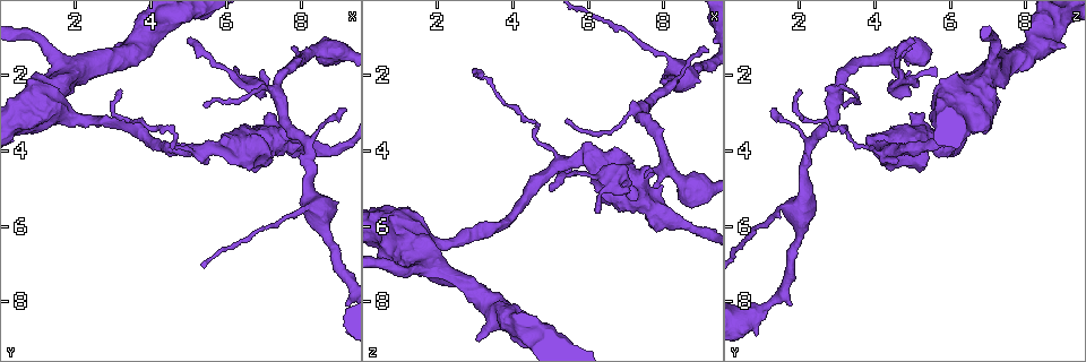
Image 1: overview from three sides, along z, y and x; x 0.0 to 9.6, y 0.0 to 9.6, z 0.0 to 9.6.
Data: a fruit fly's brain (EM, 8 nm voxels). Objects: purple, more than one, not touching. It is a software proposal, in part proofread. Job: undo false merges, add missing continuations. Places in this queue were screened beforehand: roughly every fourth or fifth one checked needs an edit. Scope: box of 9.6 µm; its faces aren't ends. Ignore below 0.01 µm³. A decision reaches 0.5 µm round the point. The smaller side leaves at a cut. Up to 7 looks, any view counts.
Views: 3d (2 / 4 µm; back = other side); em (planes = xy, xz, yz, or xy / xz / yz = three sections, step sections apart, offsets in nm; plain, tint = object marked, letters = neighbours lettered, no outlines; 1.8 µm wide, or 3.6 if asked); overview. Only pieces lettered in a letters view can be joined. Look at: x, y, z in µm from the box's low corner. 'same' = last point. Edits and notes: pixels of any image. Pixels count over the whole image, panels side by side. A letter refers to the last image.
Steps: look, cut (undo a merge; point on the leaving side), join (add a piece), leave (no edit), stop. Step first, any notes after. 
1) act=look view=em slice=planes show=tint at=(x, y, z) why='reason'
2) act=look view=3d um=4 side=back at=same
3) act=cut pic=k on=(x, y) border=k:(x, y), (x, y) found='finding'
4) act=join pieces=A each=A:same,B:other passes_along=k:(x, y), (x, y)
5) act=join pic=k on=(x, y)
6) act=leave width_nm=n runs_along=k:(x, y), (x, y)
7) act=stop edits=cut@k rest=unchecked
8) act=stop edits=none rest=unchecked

act=look view=3d um=4 side=back at=(8.00, 1.50, 4.30) why='sudden change in width'

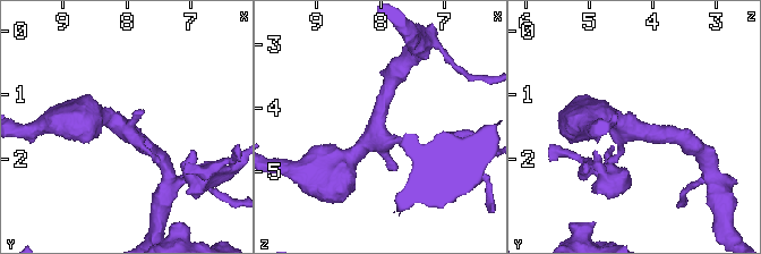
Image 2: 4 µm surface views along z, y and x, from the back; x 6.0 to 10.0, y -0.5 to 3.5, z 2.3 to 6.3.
act=look view=em slice=planes show=tint at=(8.05, 1.55, 4.35) why='shape alone is not enough'

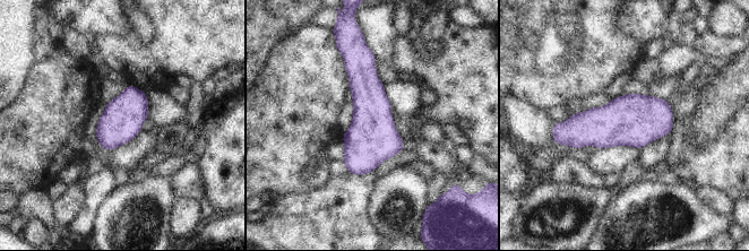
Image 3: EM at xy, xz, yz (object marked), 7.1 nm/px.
act=look view=em slice=planes show=letters at=same why='what lies round it'

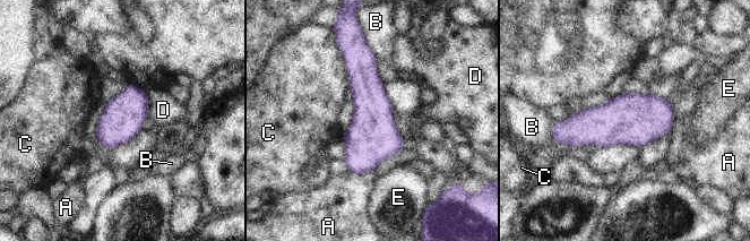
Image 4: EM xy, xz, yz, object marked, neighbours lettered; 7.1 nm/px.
act=leave width_nm=280 each=A:other,B:other,C:other,D:other,E:other border=4:(145, 93), (147, 96), (148, 117) found='all the same neuron'

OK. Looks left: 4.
act=look view=3d um=2 at=(5.00, 1.05, 5.00) why='tapers out'

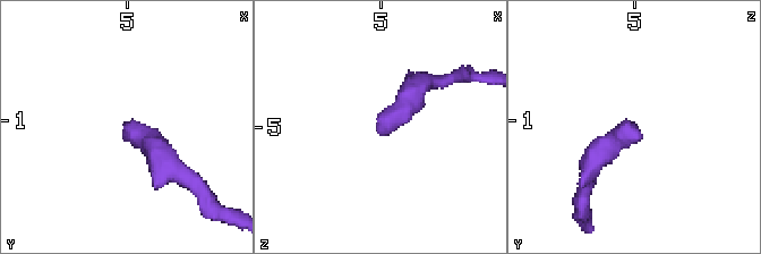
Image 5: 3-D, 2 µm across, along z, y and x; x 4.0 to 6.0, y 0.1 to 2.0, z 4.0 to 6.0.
act=look view=em slice=xy step=8 show=letters at=(4.96, 1.04, 4.98) why='now the EM'

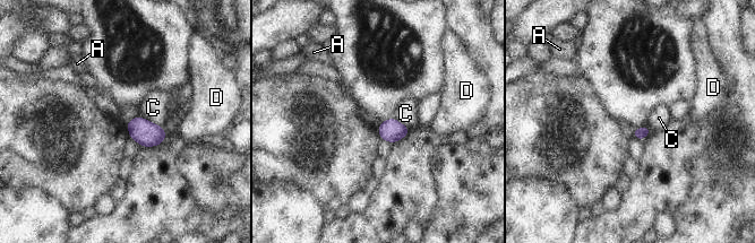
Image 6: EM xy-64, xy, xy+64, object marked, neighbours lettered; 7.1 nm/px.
act=look view=em slice=planes show=letters at=same why='cut it another way'

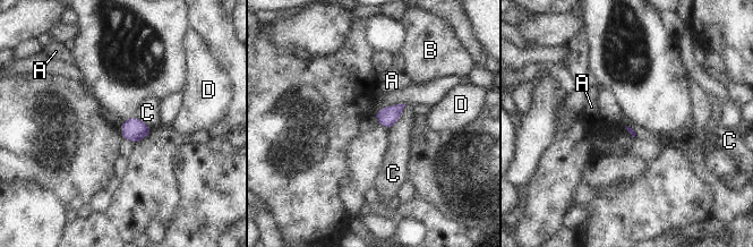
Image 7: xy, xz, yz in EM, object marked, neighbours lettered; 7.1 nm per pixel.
act=leave each=A:other,B:other,C:other,D:other border=7:(405, 104), (400, 117), (388, 128) found='none of them fits'

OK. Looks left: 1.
act=look view=em slice=planes show=letters at=(5.25, 3.95, 4.35) why='a fork'

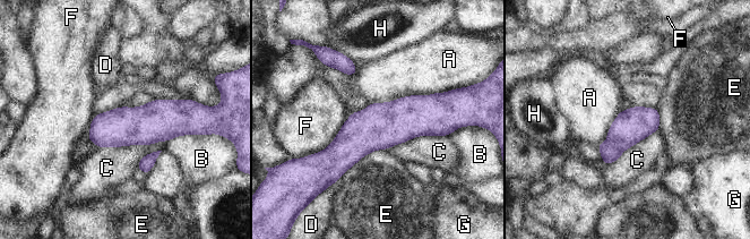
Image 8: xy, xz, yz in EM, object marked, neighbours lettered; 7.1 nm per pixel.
act=cut pic=8 on=(610, 154) longest_contact=A:600nm each=A:other,B:other,C:other,D:other,E:other,F:other,G:other,H:other border=8:(605, 142), (610, 143), (621, 153) found='two neurons meet here'

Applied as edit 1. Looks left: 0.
act=stop edits=cut@8 rest=unchecked

